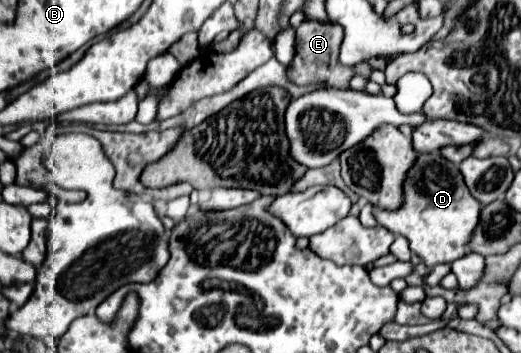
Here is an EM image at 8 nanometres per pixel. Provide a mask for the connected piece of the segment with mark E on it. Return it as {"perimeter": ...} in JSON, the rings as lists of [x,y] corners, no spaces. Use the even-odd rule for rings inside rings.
{"perimeter":[[[305,20],[299,26],[297,34],[297,54],[293,62],[289,64],[289,80],[303,86],[303,84],[313,84],[313,82],[327,82],[333,88],[347,88],[349,80],[353,78],[353,70],[349,66],[341,66],[337,56],[344,37],[344,30],[339,24],[323,24],[323,22],[313,22]]]}

